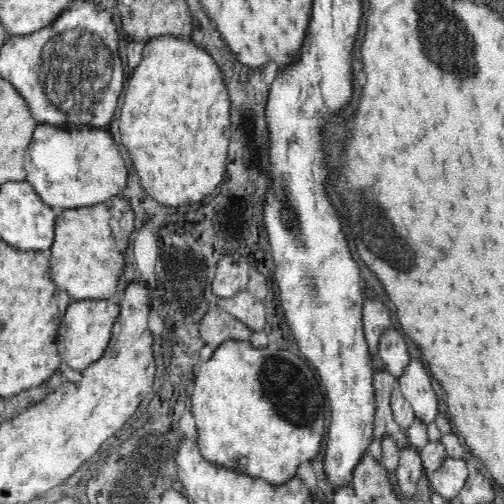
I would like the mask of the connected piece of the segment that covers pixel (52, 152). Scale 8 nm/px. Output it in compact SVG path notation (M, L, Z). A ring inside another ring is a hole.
M37 123L26 154L24 154L24 169L26 180L30 183L36 194L53 210L76 209L80 207L94 206L100 202L110 200L126 186L126 167L120 155L120 147L108 130L96 128L72 128L72 130L60 130L52 125Z

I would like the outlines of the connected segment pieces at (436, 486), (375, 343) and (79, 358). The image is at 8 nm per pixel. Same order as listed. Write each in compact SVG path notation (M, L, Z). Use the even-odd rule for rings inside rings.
M447 456L438 470L430 474L433 490L445 500L456 499L464 488L471 464L463 459Z
M380 296L365 297L363 300L363 331L370 356L379 352L381 334L392 325L390 310Z
M116 299L72 300L60 324L58 342L56 342L64 365L83 371L87 366L96 362L108 347L118 315L119 305Z

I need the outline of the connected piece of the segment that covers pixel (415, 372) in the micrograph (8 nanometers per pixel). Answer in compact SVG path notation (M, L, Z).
M411 358L404 372L397 378L404 398L414 409L414 415L426 425L436 420L436 414L442 409L437 399L435 382L428 376L428 370L418 358Z

